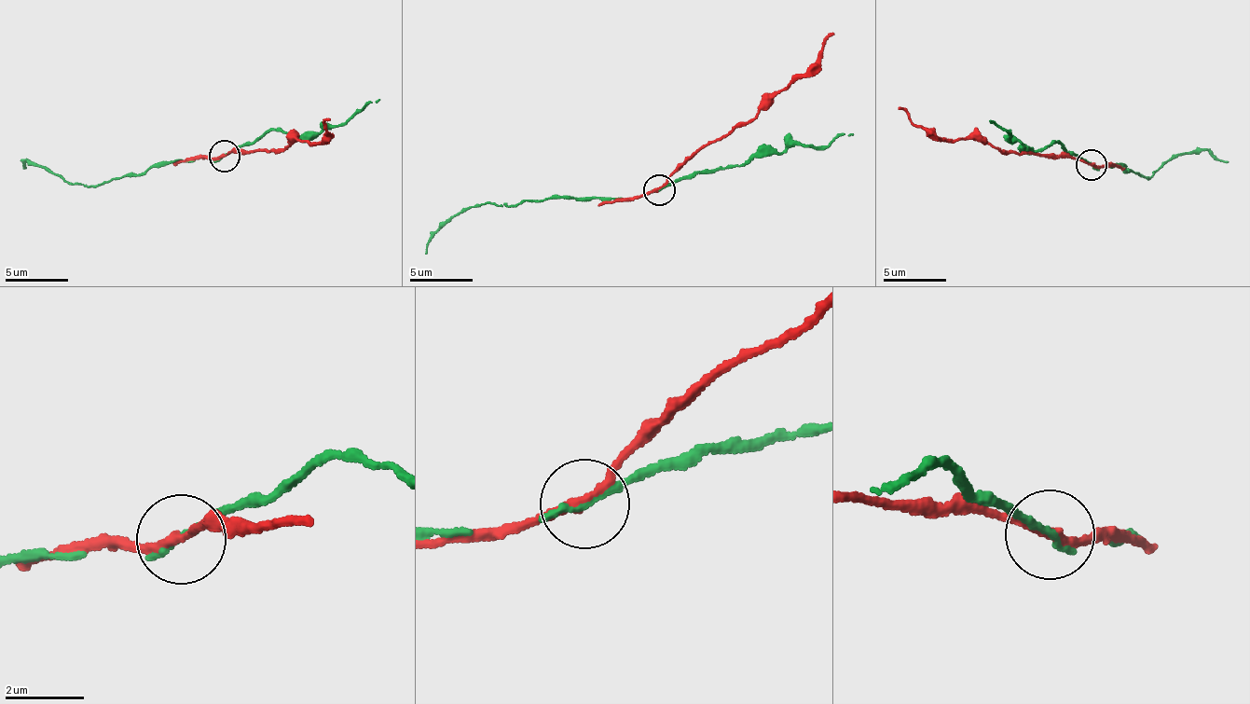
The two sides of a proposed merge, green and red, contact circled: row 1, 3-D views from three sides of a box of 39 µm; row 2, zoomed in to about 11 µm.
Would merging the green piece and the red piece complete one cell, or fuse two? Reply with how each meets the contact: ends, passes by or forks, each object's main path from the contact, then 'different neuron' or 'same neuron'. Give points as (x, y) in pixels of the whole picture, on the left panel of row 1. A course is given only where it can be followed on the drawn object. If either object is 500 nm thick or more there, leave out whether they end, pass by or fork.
green ends; red passes by; course green (225, 157), (214, 160), (158, 162), (96, 186), (68, 185), (29, 160), (25, 168); course red (225, 157), (254, 151), (283, 152), (297, 140), (317, 144), (329, 118); different neuron

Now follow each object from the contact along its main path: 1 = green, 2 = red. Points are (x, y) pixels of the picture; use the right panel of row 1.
1: (1090, 165), (1100, 169), (1120, 162), (1149, 179), (1179, 154), (1206, 151), (1228, 162)
2: (1090, 165), (1036, 154), (1003, 154), (976, 139), (943, 141), (898, 107)

